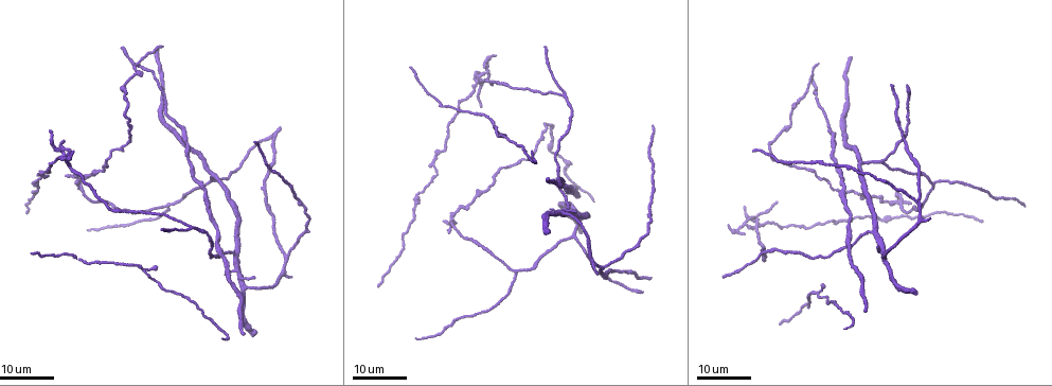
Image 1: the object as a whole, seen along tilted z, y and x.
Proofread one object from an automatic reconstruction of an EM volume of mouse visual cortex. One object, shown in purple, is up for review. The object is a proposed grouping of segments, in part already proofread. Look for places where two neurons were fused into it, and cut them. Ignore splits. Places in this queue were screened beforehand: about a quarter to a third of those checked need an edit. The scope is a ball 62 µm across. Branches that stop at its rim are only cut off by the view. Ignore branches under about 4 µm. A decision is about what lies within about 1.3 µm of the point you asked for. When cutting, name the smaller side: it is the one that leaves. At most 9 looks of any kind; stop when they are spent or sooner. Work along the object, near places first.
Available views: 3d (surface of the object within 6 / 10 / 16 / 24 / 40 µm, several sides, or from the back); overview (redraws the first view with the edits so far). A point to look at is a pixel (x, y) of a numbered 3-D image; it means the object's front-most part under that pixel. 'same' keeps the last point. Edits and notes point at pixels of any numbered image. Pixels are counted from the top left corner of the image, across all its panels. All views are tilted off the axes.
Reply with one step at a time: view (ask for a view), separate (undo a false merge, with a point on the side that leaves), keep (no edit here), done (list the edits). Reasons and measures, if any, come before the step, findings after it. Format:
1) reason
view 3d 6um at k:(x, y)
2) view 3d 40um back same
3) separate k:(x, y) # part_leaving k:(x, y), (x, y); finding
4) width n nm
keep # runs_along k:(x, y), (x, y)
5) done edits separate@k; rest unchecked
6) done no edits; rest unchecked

looks like a crossing
view 3d 24um at 1:(221, 253)

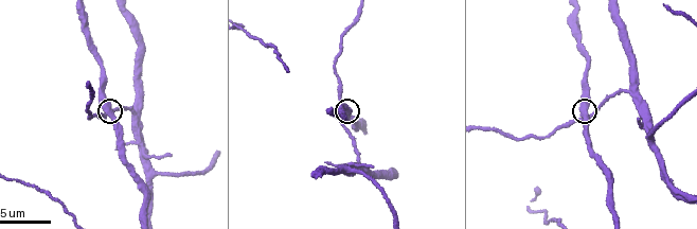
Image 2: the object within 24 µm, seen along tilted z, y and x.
view 3d 6um at 2:(581, 113)

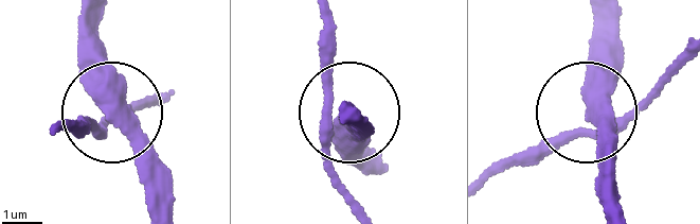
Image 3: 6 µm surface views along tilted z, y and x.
width 360 nm
keep # all the same neuron

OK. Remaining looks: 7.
four-way junction
view 3d 24um at 1:(757, 224)

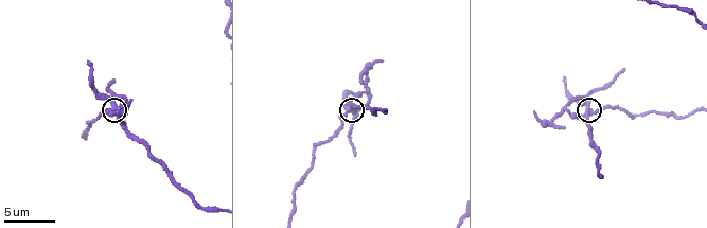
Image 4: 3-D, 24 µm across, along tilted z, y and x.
view 3d 10um at 4:(592, 109)

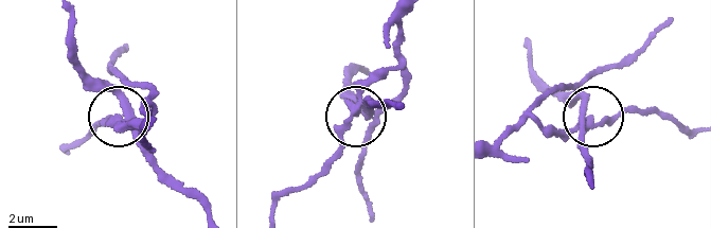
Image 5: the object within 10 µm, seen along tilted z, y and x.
width 290 nm
separate 5:(135, 126) # part_leaving 5:(356, 108), (334, 155), (286, 193), (274, 217); a second neuron is stuck on

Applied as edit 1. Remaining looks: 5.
view overview

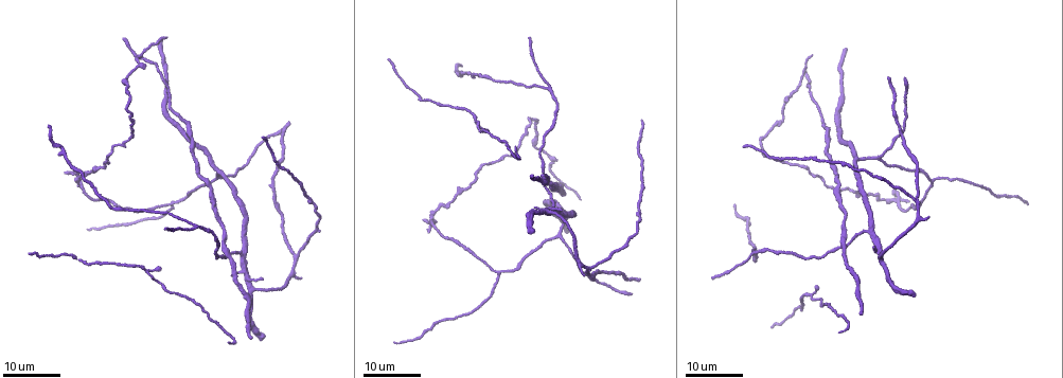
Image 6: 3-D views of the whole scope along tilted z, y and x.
four-way junction
view 3d 16um at 6:(898, 198)

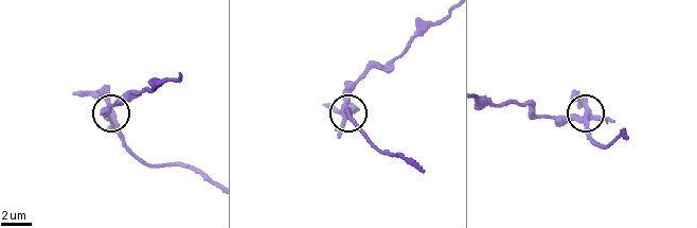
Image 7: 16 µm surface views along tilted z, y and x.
view 3d 10um same

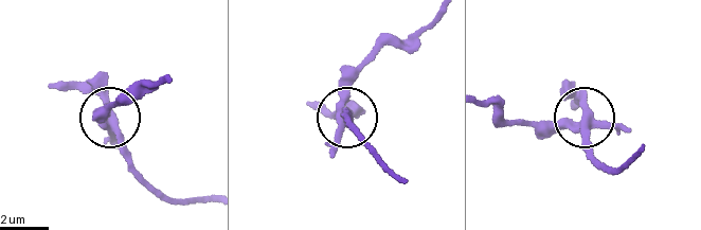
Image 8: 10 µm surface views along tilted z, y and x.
width 360 nm
separate 8:(106, 114) # part_leaving 8:(588, 121), (518, 119), (486, 106); a second neuron is stuck on

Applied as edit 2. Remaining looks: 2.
done edits separate@5, separate@8; rest unchecked

